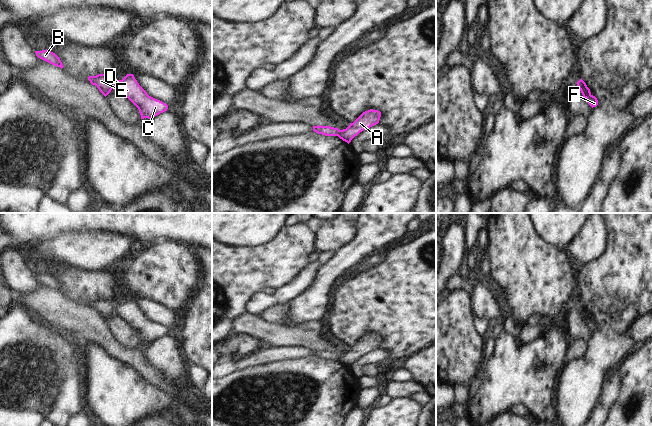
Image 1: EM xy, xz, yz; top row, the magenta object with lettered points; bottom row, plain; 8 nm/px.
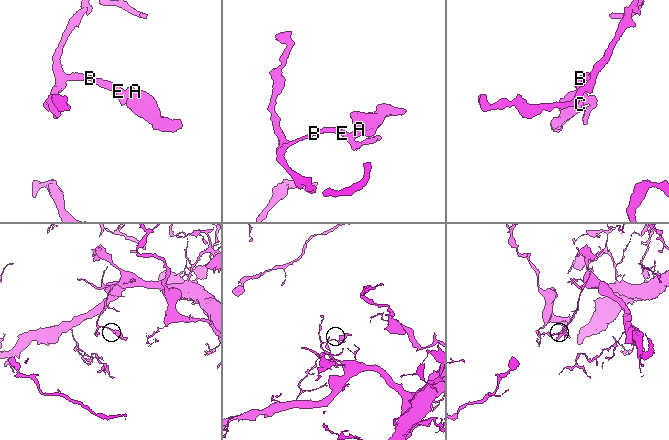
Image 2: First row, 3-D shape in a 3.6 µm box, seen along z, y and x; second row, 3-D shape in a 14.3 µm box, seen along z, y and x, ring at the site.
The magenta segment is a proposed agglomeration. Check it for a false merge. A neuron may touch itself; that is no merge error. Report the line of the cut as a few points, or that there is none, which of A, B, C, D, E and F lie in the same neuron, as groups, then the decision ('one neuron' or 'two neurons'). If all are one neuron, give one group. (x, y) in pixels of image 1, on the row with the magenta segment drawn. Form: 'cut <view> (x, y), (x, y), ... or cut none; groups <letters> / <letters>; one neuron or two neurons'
cut yz (581, 90), (586, 94), (590, 94); groups A C D / B E F; two neurons

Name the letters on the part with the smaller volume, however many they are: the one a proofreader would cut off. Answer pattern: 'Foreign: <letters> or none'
Foreign: A, C, D

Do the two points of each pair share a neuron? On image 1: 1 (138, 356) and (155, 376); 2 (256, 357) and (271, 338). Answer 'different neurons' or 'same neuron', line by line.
1: same neuron
2: different neurons

